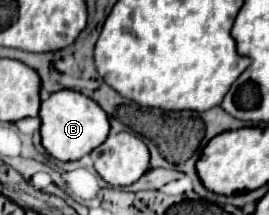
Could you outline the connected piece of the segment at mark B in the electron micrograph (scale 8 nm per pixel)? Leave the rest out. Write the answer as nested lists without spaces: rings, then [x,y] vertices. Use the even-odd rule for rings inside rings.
[[[59,90],[41,104],[41,138],[45,150],[57,160],[79,160],[107,140],[109,118],[105,110],[91,98],[75,90]]]

